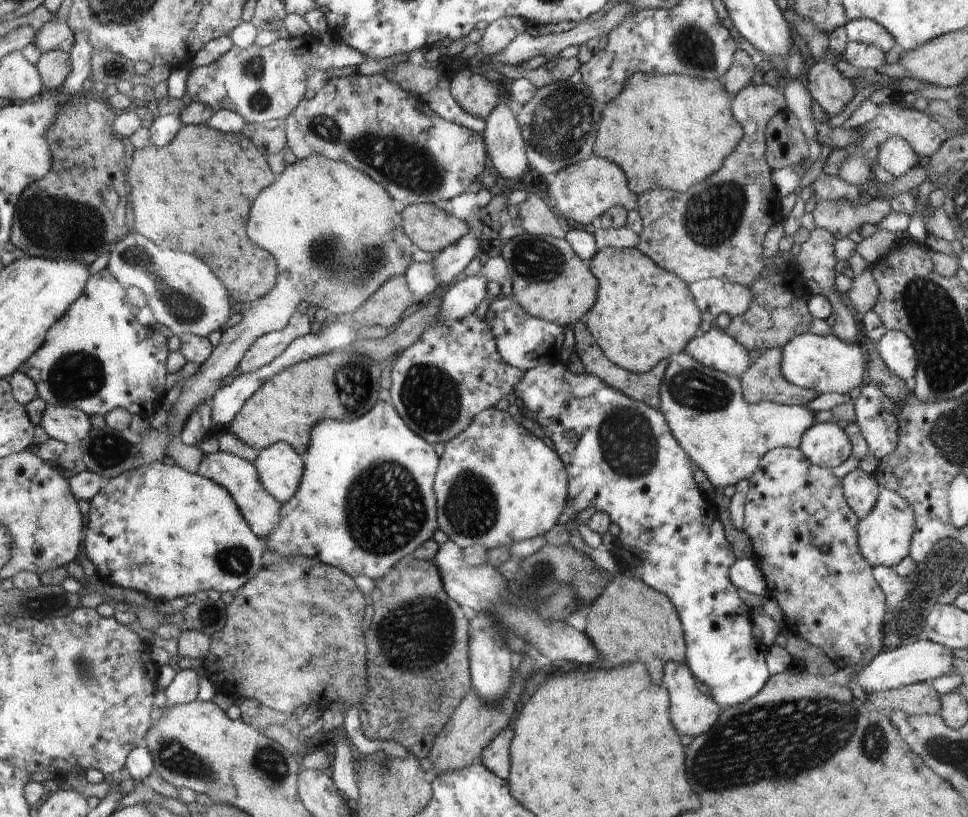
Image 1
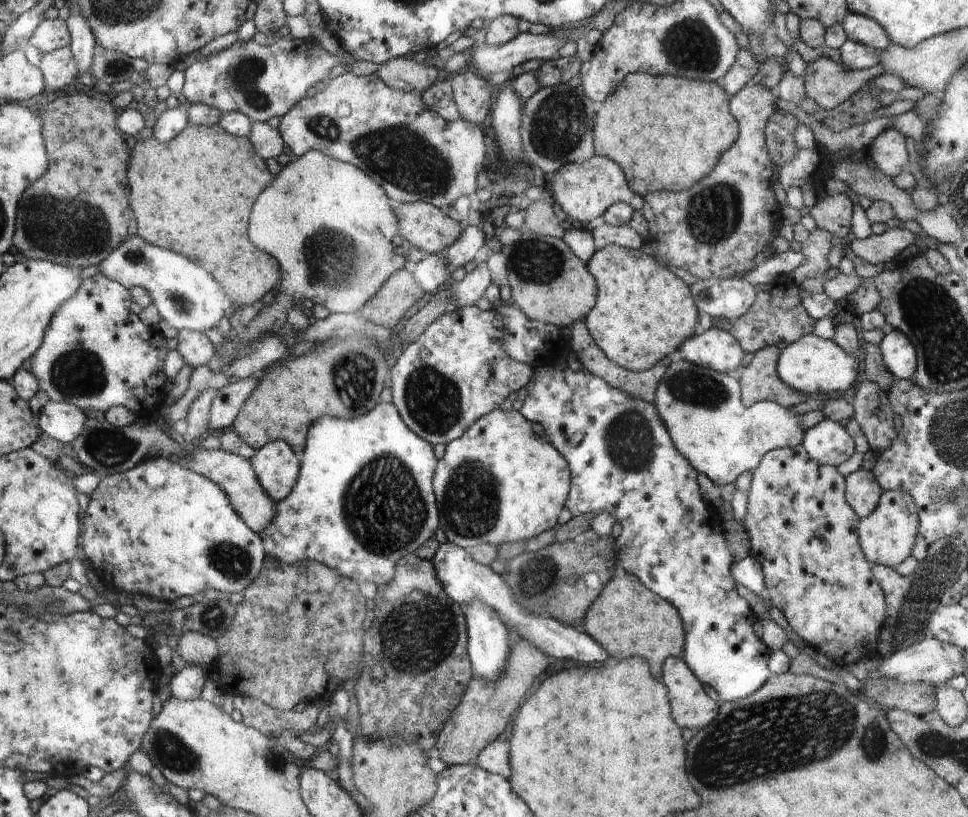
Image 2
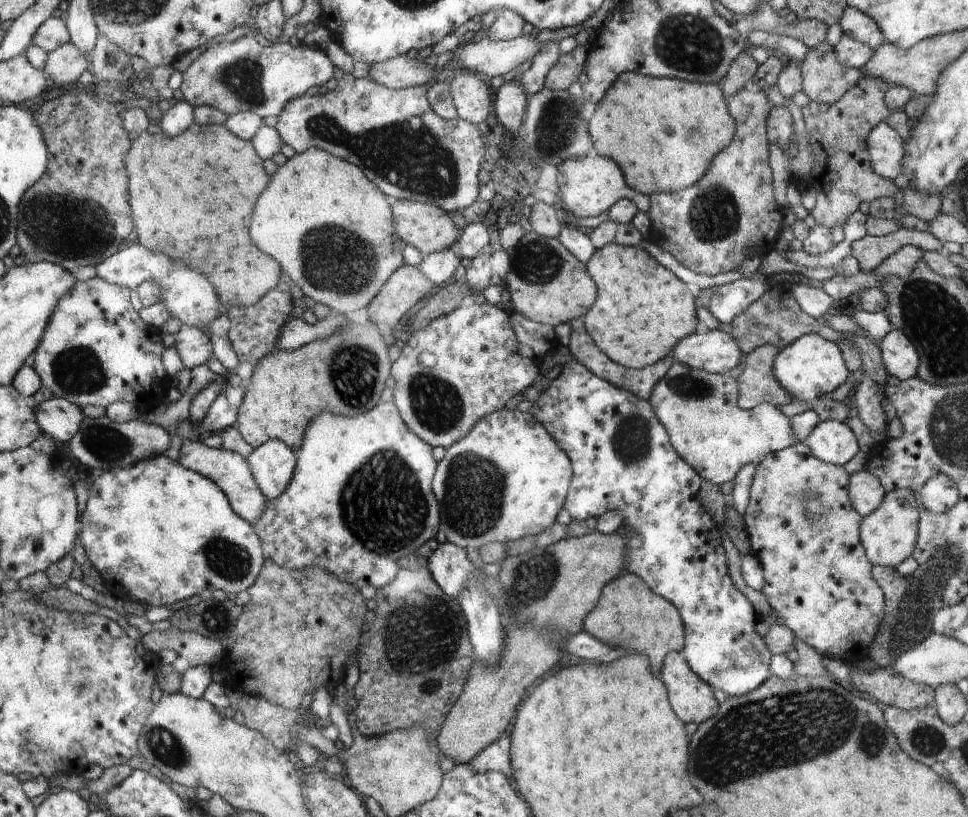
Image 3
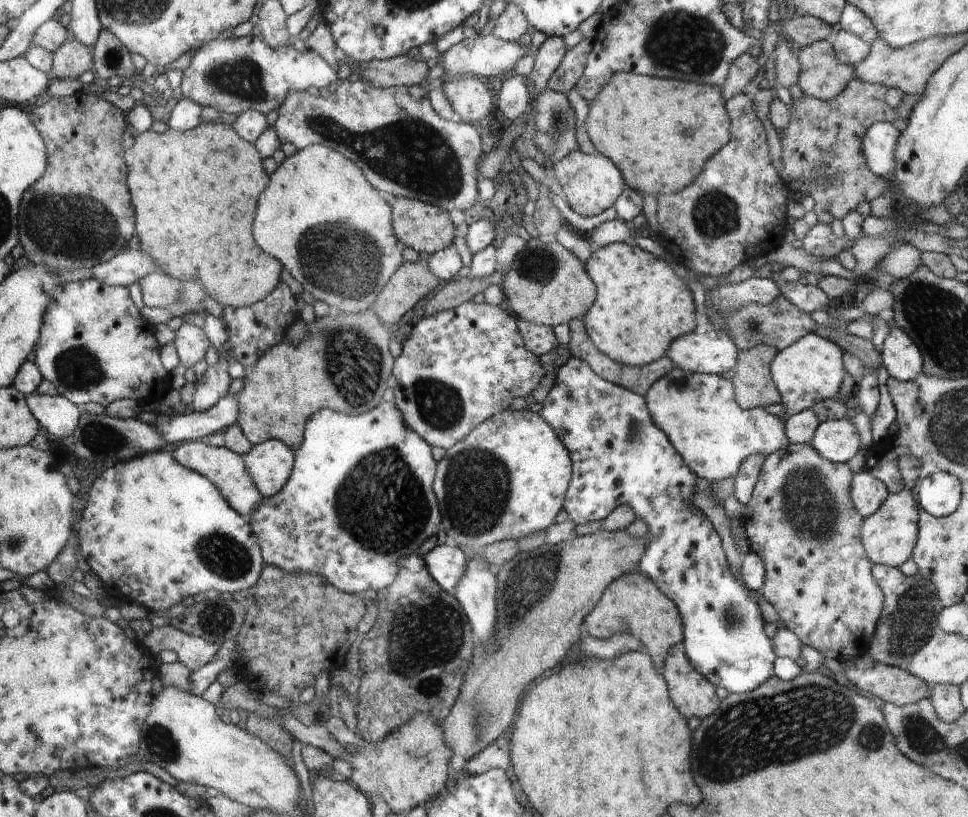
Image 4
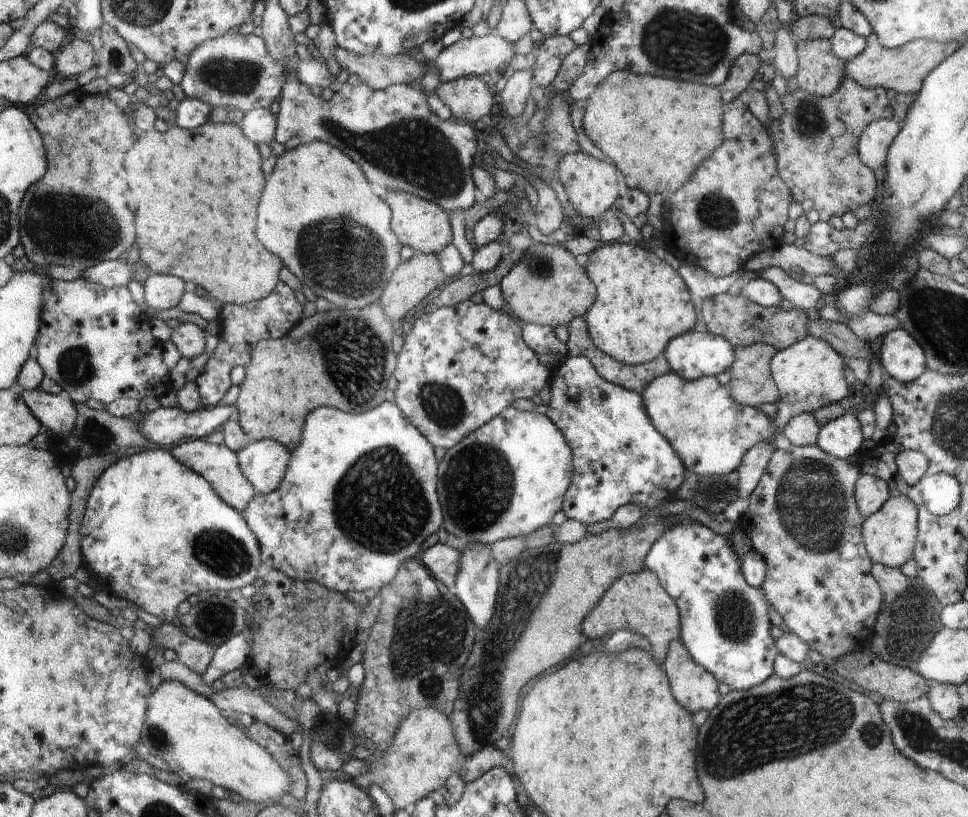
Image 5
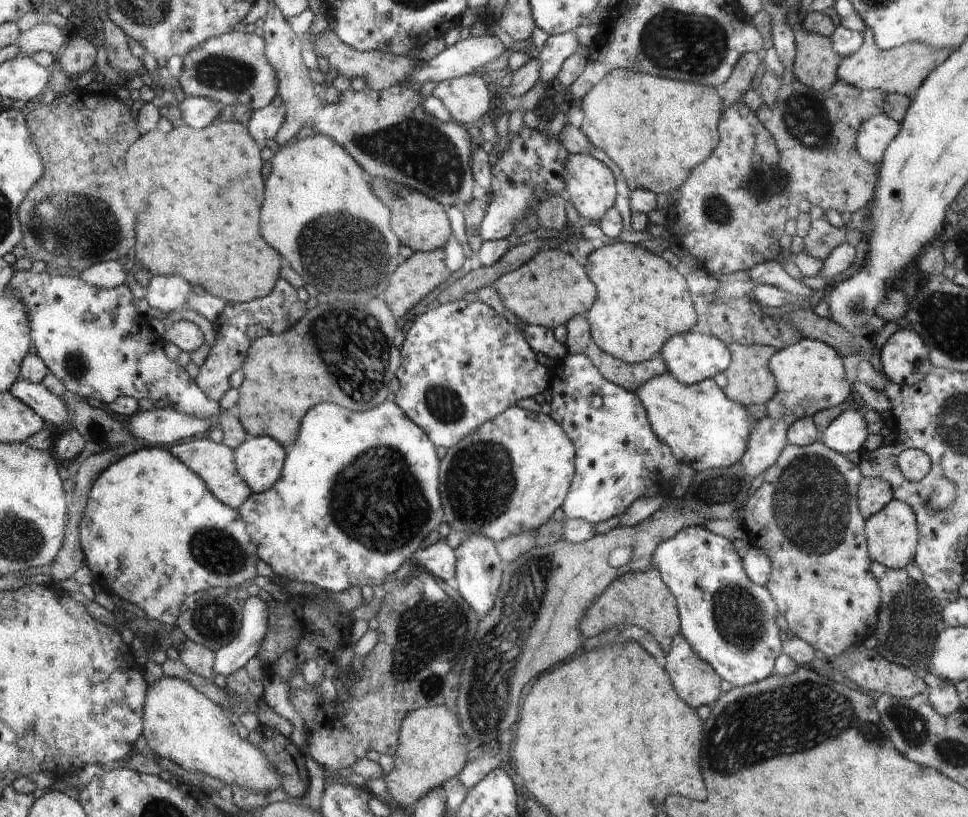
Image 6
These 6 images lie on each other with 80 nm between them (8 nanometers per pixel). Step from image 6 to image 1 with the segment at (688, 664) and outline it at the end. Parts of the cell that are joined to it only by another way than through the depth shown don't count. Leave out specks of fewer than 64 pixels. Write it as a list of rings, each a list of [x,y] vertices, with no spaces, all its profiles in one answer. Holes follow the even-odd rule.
[[[672,661],[666,668],[664,688],[672,692],[672,720],[676,720],[676,728],[688,736],[708,732],[718,720],[721,706],[696,688],[687,664]]]

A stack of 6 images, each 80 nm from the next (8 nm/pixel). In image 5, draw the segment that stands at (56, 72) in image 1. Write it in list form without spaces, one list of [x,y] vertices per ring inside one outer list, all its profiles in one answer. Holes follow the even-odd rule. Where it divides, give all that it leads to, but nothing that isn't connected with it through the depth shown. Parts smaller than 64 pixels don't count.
[[[72,38],[55,54],[55,71],[59,76],[78,78],[94,66],[94,50],[90,43]]]

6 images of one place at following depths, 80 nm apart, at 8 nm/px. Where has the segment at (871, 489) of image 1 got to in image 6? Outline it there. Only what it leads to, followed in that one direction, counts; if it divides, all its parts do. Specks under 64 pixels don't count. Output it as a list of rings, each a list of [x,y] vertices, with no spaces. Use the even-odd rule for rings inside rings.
[[[865,477],[864,484],[860,484],[860,512],[864,516],[877,515],[890,503],[892,488],[888,482],[877,477]]]

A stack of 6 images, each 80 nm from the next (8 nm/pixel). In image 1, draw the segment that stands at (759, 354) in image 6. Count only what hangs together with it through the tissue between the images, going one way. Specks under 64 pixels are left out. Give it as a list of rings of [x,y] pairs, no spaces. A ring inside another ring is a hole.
[[[781,348],[762,352],[750,368],[739,376],[743,399],[748,404],[772,401],[783,405],[807,405],[818,398],[818,393],[793,385],[782,373]]]

